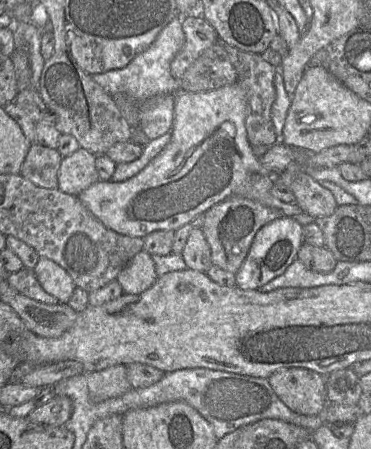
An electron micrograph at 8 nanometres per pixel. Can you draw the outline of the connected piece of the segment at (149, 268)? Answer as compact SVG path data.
M141 250L121 270L116 280L122 286L123 293L140 294L153 286L157 278L151 255Z

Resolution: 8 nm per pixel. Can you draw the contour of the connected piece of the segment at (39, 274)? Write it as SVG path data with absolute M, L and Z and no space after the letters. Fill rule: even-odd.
M40 256L33 272L48 294L54 296L59 303L68 302L76 285L64 268L53 260Z

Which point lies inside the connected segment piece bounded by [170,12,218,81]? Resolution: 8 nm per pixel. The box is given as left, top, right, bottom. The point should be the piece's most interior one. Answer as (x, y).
(199, 35)

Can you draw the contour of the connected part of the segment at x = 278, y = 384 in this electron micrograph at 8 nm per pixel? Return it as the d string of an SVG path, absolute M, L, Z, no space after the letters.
M306 368L280 369L268 377L275 394L292 411L318 415L327 406L325 376Z

